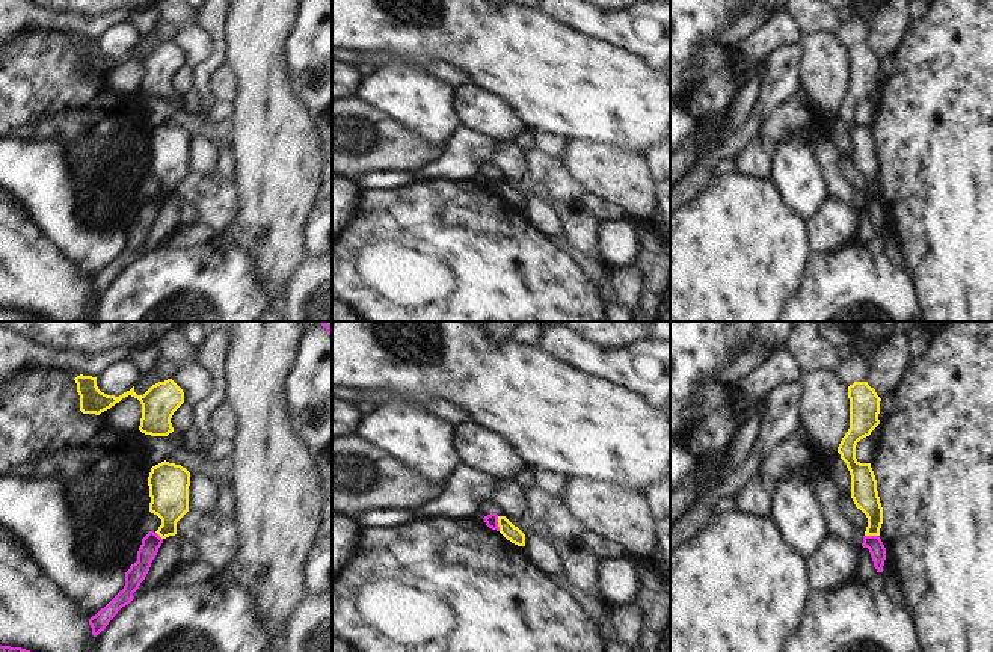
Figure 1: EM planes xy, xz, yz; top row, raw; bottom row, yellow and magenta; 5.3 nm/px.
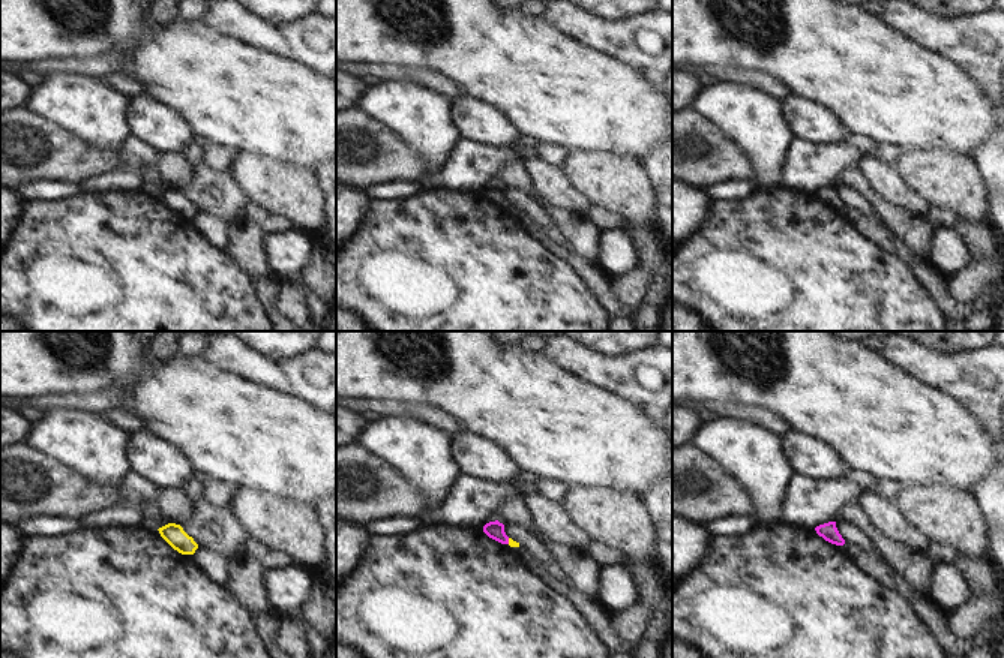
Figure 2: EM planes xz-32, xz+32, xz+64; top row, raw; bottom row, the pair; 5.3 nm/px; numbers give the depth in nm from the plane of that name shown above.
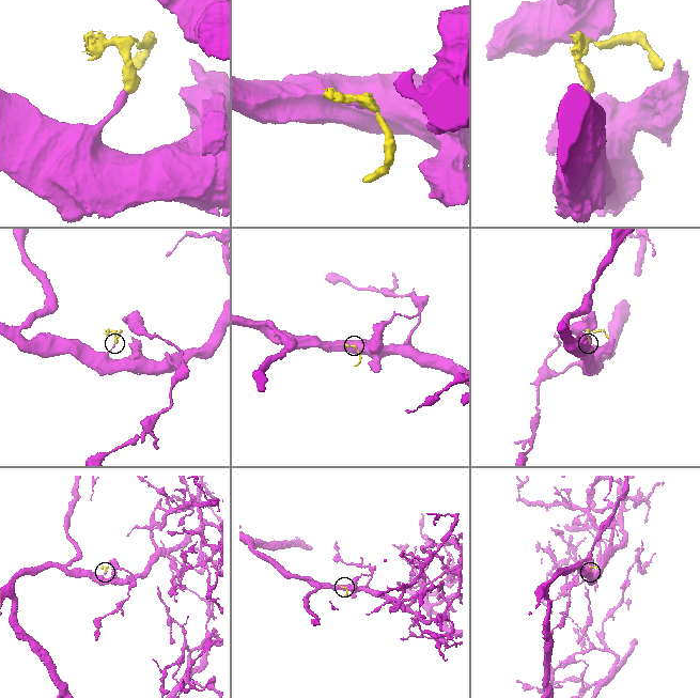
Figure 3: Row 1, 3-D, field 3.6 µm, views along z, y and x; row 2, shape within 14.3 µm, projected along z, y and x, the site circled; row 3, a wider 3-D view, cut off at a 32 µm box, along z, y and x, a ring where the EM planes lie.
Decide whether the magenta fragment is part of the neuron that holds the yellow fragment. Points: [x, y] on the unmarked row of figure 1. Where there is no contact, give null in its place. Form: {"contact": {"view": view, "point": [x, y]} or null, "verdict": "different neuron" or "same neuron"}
{"contact": {"view": "xz", "point": [498, 186]}, "verdict": "different neuron"}

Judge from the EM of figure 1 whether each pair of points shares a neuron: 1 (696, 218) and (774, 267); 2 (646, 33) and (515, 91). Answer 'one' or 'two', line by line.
1: one
2: two

